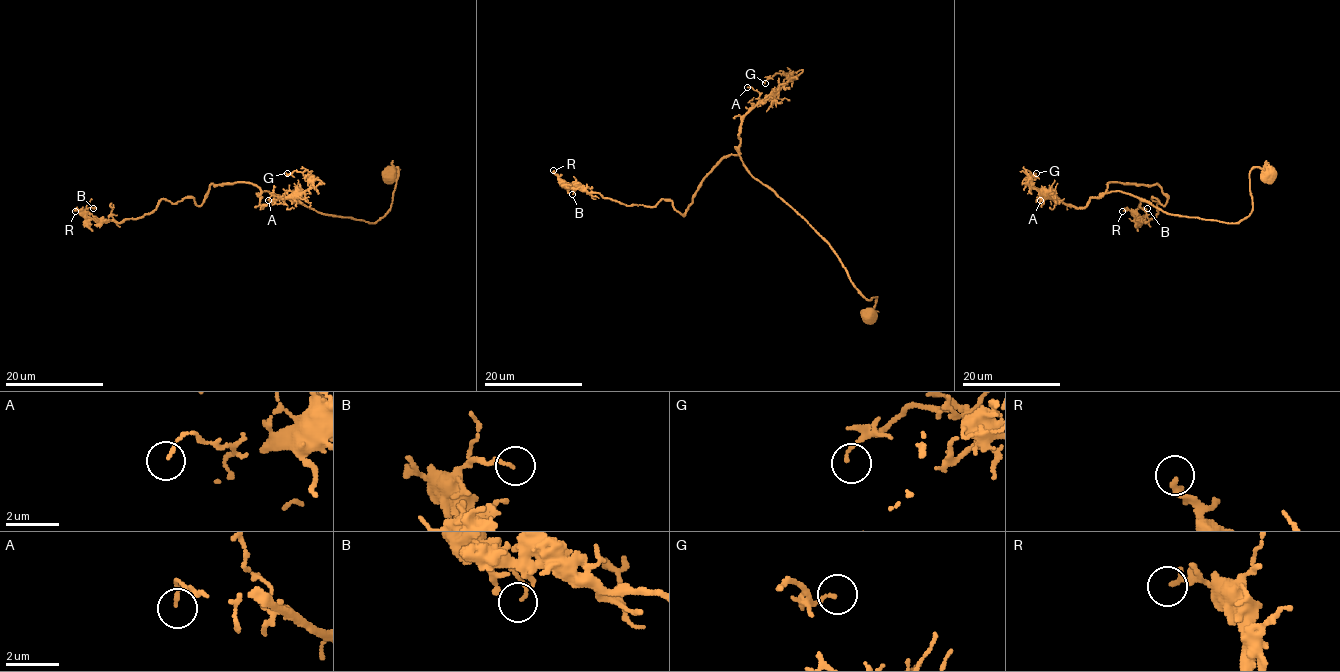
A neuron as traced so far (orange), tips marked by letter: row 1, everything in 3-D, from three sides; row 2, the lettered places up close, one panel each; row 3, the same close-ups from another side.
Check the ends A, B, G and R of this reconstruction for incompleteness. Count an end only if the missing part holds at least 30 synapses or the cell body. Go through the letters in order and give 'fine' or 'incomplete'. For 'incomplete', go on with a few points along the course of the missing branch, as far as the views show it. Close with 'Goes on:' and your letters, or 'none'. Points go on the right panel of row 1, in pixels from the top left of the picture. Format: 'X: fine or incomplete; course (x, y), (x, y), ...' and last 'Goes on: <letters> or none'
A: fine
B: fine
G: fine
R: fine
Goes on: none

